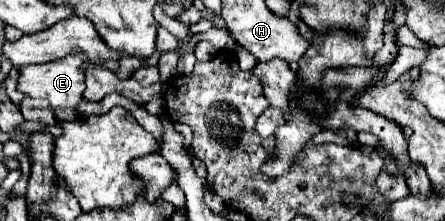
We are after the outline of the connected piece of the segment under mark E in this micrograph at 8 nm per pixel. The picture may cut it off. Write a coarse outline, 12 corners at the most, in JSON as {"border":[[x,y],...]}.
{"border":[[86,54],[26,66],[18,90],[56,108],[76,108]]}

